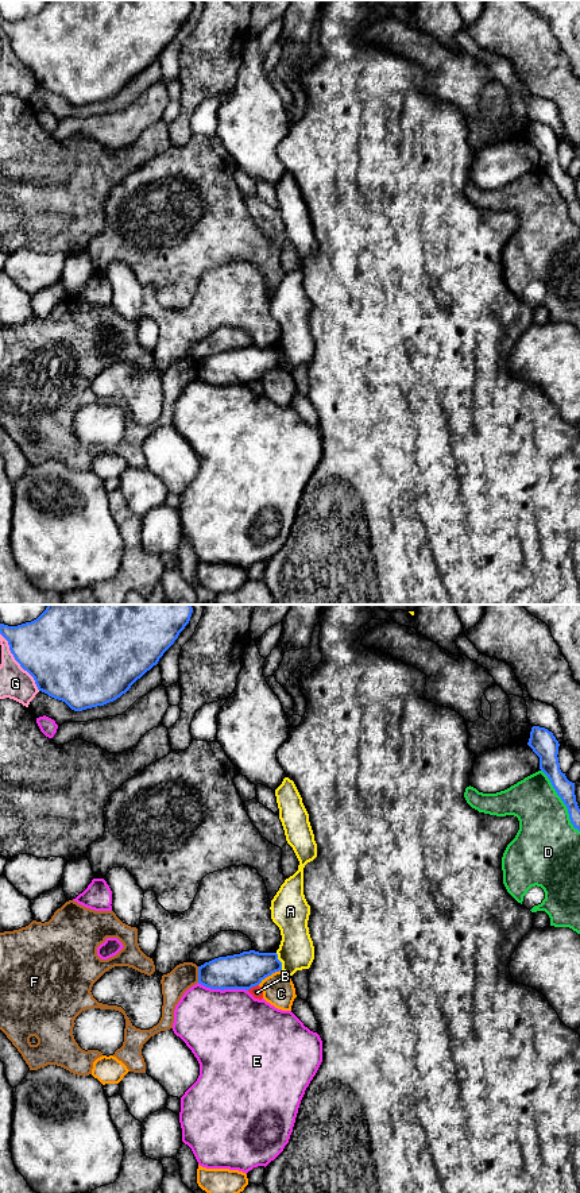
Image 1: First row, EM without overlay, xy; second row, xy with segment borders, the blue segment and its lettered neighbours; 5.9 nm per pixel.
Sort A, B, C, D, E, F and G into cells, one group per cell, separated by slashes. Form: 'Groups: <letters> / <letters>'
Groups: A E / B / C / D / F / G

